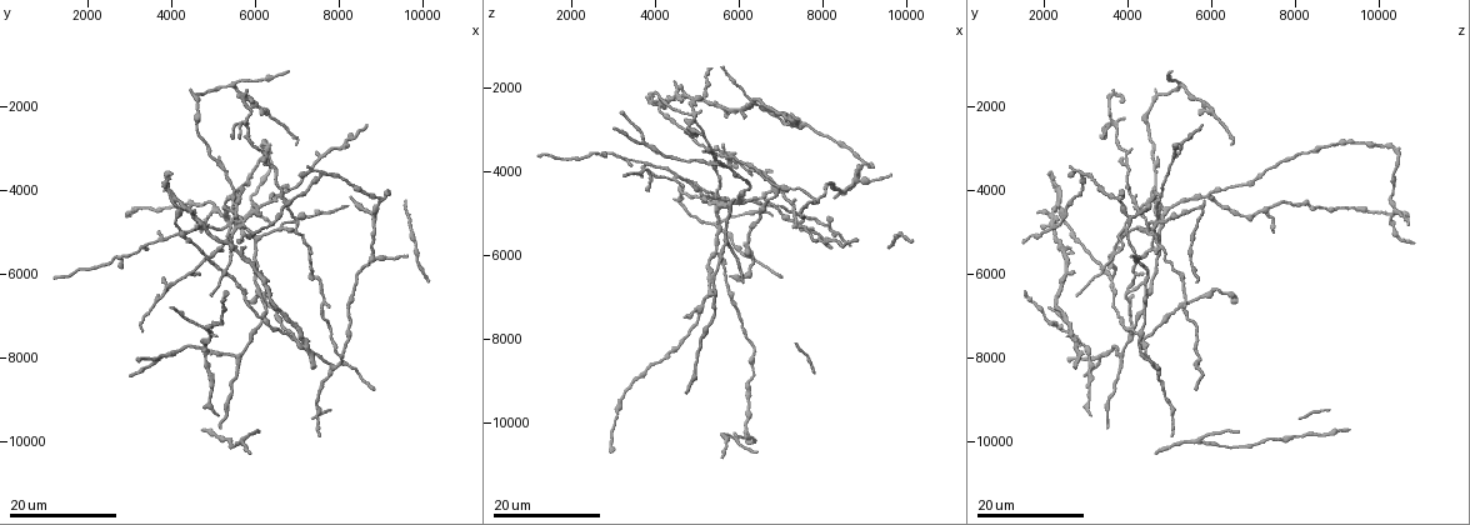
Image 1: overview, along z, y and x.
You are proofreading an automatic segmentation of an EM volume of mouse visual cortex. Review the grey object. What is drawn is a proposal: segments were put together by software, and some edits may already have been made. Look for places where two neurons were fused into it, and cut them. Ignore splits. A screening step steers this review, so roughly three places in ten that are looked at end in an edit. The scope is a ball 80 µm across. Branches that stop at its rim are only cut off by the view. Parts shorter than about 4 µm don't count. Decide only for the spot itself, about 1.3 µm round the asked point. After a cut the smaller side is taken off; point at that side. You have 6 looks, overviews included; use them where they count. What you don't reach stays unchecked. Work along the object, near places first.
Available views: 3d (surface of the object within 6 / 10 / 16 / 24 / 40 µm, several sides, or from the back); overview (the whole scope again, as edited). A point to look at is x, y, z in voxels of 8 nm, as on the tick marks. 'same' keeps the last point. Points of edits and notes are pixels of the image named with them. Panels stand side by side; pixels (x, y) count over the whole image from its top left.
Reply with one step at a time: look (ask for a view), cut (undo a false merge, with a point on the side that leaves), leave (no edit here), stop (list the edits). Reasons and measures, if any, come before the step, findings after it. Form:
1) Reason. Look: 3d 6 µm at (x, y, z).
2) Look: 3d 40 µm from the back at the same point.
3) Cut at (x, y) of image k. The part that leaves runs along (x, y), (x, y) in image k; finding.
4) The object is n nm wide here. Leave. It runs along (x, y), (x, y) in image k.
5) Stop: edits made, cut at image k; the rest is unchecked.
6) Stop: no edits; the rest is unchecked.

Four or more arms meet. Look: 3d 16 µm at (4950, 4500, 7350).

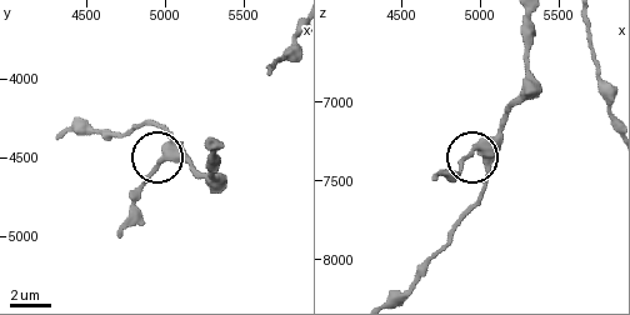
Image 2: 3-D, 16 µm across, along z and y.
Look: 3d 6 µm at (5000, 4480, 7300).

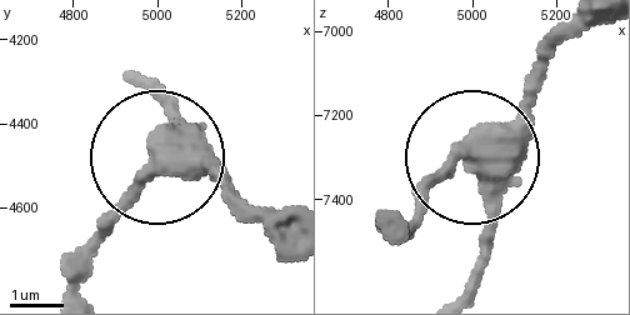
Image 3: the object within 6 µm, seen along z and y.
4 arms meet here. Leave. It runs along (270, 224), (211, 174), (158, 165), (78, 246) in image 3; continuous, no second neuron.

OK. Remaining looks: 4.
Three arms meet. Look: 3d 16 µm at (7000, 4900, 4550).

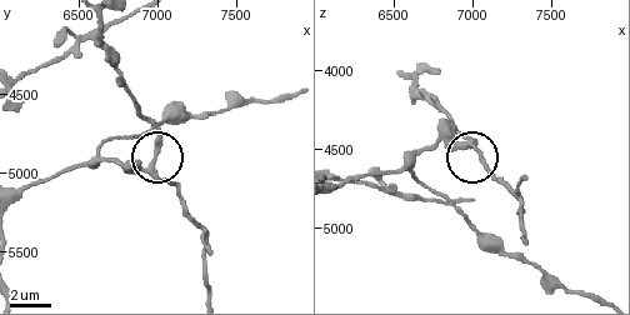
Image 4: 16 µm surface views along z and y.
Look: 3d 6 µm at (6960, 4940, 4460).

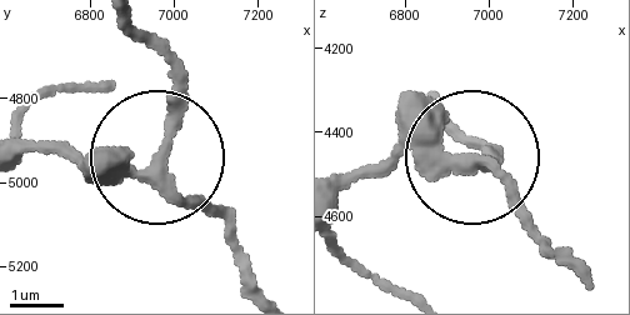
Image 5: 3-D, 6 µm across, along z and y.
The object is 230 nm wide here. Cut at (180, 128) of image 5. The part that leaves runs along (429, 150), (479, 164), (573, 271) in image 5; a second neuron is stuck on.

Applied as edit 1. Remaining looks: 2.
Stop: edits made, cut at image 5; the rest is unchecked.

